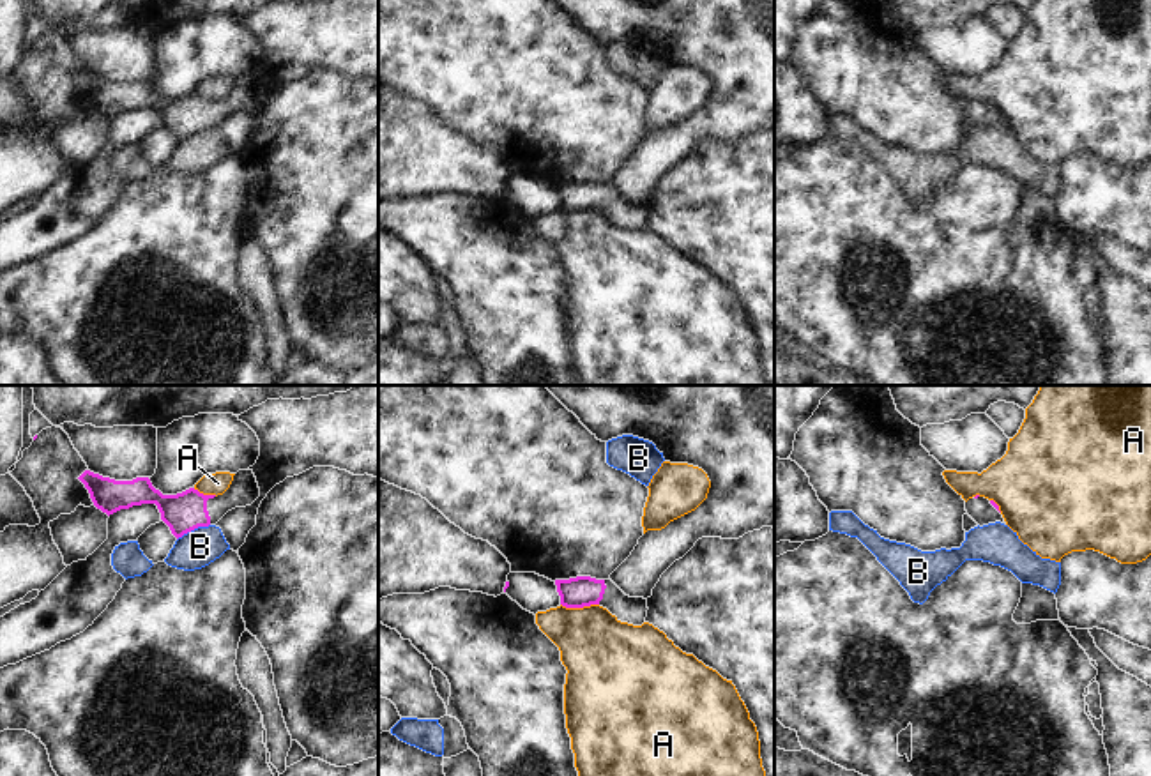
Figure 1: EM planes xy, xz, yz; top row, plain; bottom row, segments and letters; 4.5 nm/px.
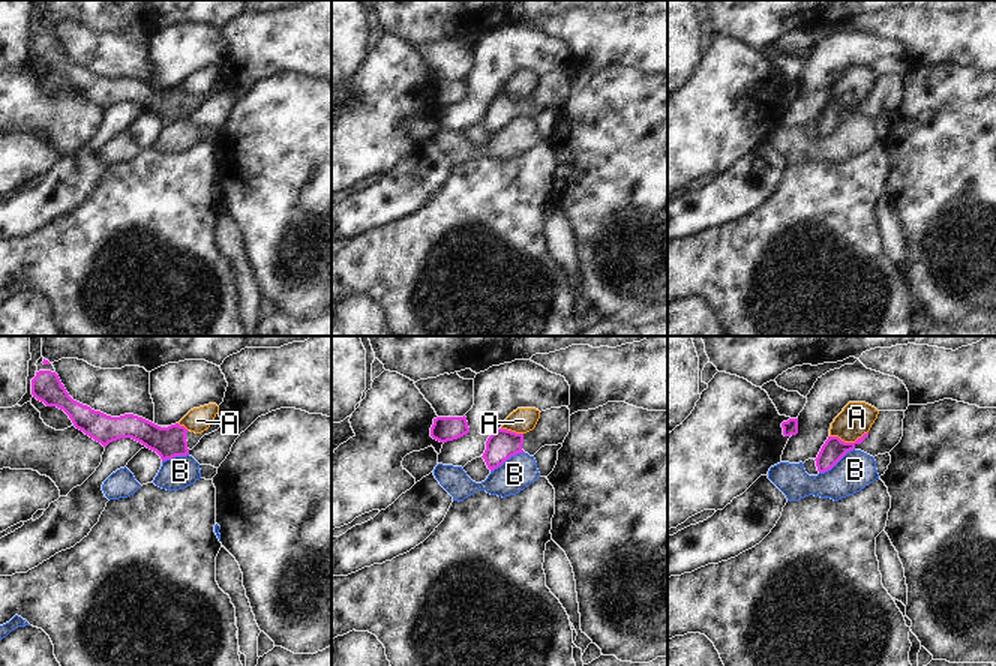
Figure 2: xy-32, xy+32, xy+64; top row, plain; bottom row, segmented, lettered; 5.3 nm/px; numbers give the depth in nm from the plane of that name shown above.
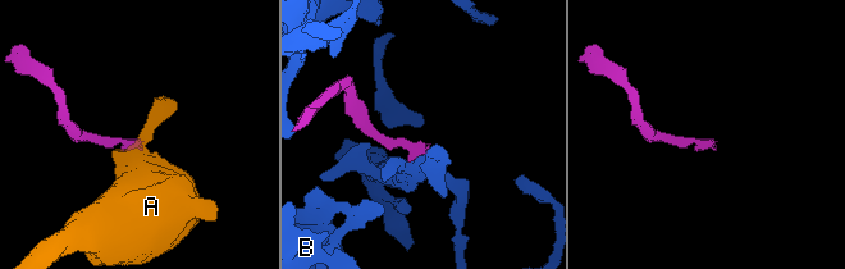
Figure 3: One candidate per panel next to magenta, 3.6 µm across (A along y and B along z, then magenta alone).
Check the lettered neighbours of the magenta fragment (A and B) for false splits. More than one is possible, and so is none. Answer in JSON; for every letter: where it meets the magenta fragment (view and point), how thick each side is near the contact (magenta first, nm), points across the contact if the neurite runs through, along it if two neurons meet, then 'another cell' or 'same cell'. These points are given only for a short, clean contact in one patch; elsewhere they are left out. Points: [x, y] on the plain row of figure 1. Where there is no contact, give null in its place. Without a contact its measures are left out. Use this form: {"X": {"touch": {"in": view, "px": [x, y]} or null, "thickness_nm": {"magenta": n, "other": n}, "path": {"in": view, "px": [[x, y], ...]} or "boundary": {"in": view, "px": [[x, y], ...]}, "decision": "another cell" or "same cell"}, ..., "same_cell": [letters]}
{"A": {"touch": {"in": "xz", "px": [580, 211]}, "thickness_nm": {"magenta": 140, "other": 360}, "boundary": {"in": "xz", "px": [[561, 207], [566, 211], [598, 209]]}, "decision": "another cell"}, "B": {"touch": {"in": "xy", "px": [193, 133]}, "thickness_nm": {"magenta": 180, "other": 170}, "boundary": {"in": "xy", "px": [[209, 128], [198, 129], [177, 144]]}, "decision": "another cell"}, "same_cell": []}

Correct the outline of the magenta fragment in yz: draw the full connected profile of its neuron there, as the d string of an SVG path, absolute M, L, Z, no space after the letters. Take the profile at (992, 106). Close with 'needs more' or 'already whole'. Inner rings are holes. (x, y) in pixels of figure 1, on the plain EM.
M972 101L965 106L965 115L967 118L979 129L988 129L988 127L995 127L1001 126L1006 129L999 110L994 104L988 104L985 101Z; needs more

